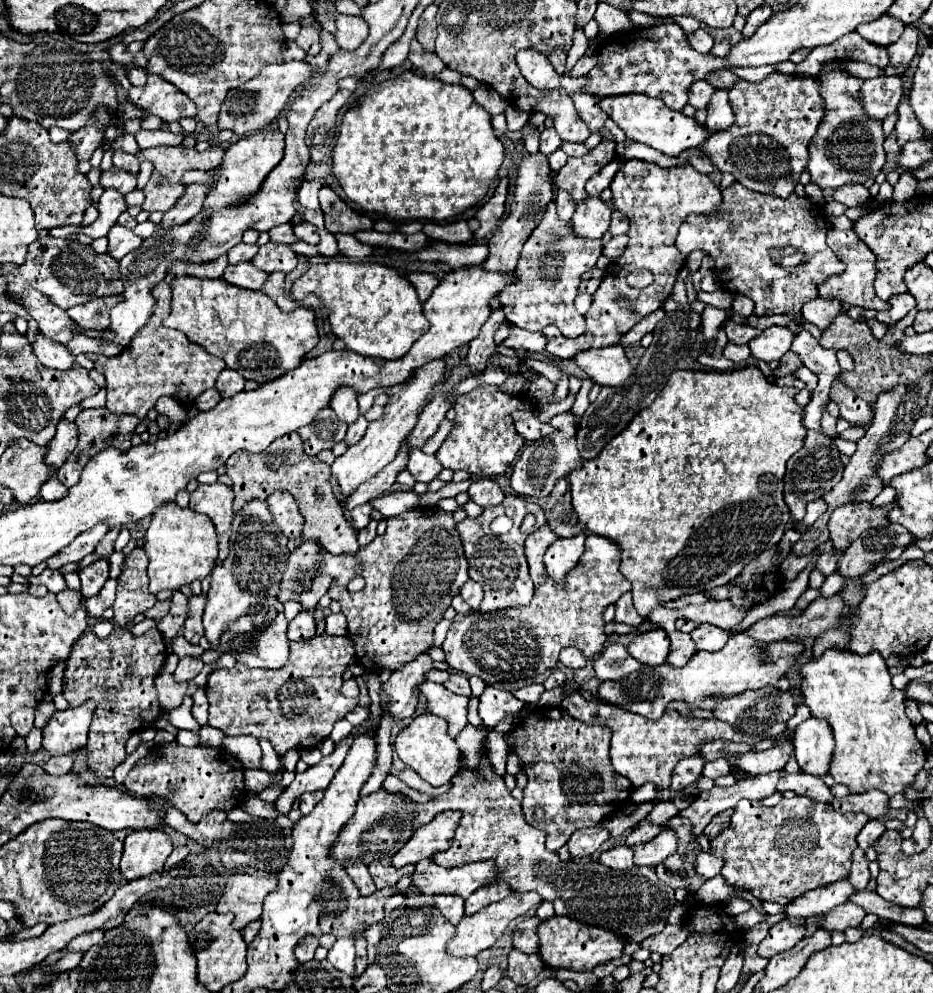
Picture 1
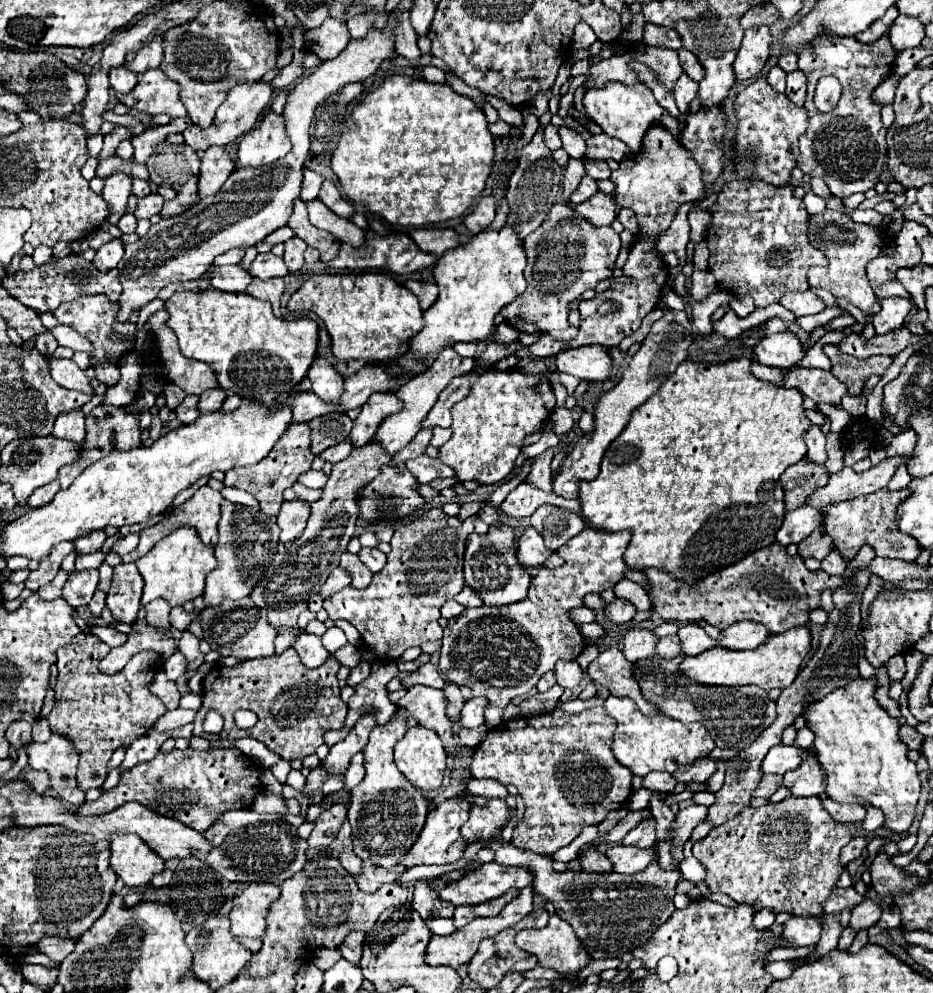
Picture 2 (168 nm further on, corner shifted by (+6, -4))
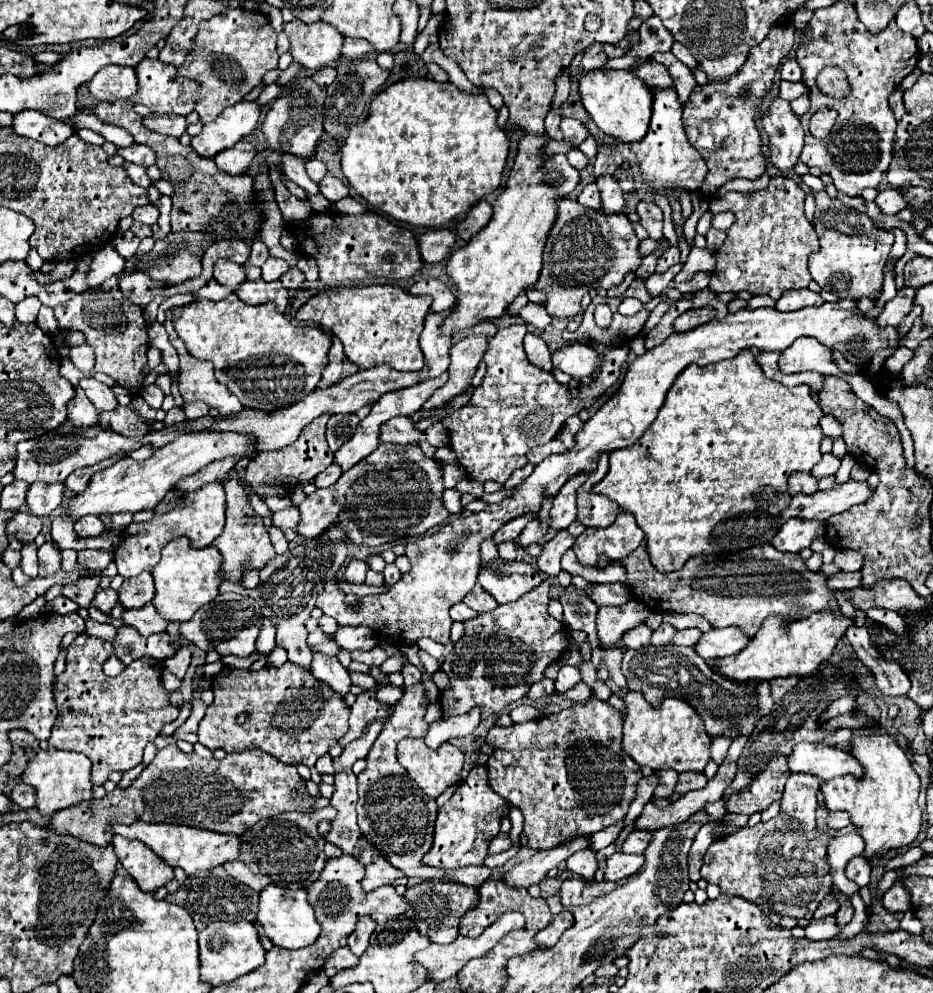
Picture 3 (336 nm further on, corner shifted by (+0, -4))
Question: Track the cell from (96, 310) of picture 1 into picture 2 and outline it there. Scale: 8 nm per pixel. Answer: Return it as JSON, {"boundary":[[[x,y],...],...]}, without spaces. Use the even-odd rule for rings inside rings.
{"boundary":[[[82,296],[76,298],[72,302],[62,302],[56,310],[54,316],[60,324],[72,326],[76,332],[80,332],[82,336],[86,336],[92,342],[92,356],[98,364],[118,364],[120,358],[130,352],[128,342],[134,342],[134,334],[136,334],[136,320],[138,320],[138,312],[134,316],[130,316],[130,320],[126,324],[122,324],[120,320],[114,320],[114,316],[118,316],[118,302],[110,302],[106,296]]]}

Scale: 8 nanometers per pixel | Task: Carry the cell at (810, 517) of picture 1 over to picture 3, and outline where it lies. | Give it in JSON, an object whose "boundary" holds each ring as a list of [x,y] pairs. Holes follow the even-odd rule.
{"boundary":[[[790,518],[782,524],[778,536],[772,540],[772,546],[782,552],[800,552],[808,548],[812,540],[824,536],[824,526],[818,520],[802,520]]]}

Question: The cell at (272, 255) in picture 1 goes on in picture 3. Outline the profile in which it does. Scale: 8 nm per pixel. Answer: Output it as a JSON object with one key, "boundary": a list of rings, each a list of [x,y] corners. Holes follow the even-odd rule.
{"boundary":[[[268,258],[264,264],[262,264],[262,280],[266,282],[272,282],[272,280],[278,280],[284,272],[288,272],[288,262],[286,260],[278,260],[278,258]]]}

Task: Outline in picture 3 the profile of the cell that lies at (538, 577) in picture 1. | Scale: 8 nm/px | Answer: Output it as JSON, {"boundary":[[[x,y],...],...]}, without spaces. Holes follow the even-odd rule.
{"boundary":[[[534,520],[532,524],[528,524],[522,534],[518,536],[518,544],[520,546],[530,546],[530,544],[538,544],[548,532],[548,526],[546,524],[540,524],[538,520]]]}

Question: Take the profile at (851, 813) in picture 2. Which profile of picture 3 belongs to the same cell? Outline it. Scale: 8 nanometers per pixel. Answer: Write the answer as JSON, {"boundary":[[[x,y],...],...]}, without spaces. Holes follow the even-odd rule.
{"boundary":[[[830,812],[828,814],[828,828],[834,828],[834,830],[842,830],[844,826],[850,824],[850,816],[848,812]]]}

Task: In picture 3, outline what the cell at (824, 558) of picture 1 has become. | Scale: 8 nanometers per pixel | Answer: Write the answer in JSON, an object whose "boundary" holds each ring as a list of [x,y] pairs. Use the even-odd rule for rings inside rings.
{"boundary":[[[838,550],[834,556],[834,564],[842,570],[842,572],[856,572],[862,568],[862,556],[860,552],[854,550]]]}

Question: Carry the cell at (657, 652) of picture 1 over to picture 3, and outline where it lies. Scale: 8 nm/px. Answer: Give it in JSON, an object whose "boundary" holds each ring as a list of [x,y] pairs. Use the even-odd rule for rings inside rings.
{"boundary":[[[640,624],[640,626],[632,628],[632,630],[628,630],[628,632],[624,634],[622,642],[624,642],[624,646],[628,646],[628,648],[640,650],[640,648],[644,648],[644,646],[650,644],[650,636],[652,636],[652,630],[650,630],[646,624]]]}

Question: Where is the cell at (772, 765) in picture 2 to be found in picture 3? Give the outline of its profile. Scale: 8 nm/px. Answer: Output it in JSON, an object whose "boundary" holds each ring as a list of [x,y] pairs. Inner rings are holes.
{"boundary":[[[822,742],[796,744],[788,756],[788,768],[790,772],[812,772],[820,776],[820,780],[830,780],[844,774],[860,776],[862,772],[860,764],[856,764],[846,750]]]}

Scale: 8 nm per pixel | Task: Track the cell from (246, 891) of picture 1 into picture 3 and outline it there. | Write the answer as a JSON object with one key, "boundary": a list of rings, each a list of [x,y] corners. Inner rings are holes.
{"boundary":[[[268,884],[268,888],[260,892],[256,922],[264,928],[266,936],[276,946],[290,948],[290,950],[312,944],[320,934],[320,924],[314,918],[314,908],[306,900],[306,890],[288,890],[288,888],[276,888],[274,884]]]}

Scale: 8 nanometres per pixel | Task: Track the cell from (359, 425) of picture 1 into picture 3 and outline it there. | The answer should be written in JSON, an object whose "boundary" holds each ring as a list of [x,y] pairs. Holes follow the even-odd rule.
{"boundary":[[[332,462],[324,472],[320,472],[320,474],[316,476],[314,484],[316,484],[318,488],[328,488],[328,486],[332,486],[340,476],[342,476],[342,468],[340,468],[336,462]]]}

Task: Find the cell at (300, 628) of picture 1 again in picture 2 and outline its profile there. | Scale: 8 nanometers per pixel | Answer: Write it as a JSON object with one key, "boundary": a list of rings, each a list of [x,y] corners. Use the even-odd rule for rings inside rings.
{"boundary":[[[306,632],[300,634],[300,638],[294,644],[294,650],[298,652],[306,668],[318,668],[326,662],[326,658],[330,658],[330,652],[322,646],[320,638],[314,634],[306,634]]]}

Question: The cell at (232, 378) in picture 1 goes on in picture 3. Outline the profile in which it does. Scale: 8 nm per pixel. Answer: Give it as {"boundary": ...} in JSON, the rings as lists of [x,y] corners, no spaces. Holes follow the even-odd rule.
{"boundary":[[[196,402],[196,404],[184,404],[182,406],[184,412],[186,412],[186,418],[194,420],[194,418],[202,418],[202,416],[208,416],[210,412],[210,406],[206,402]]]}

